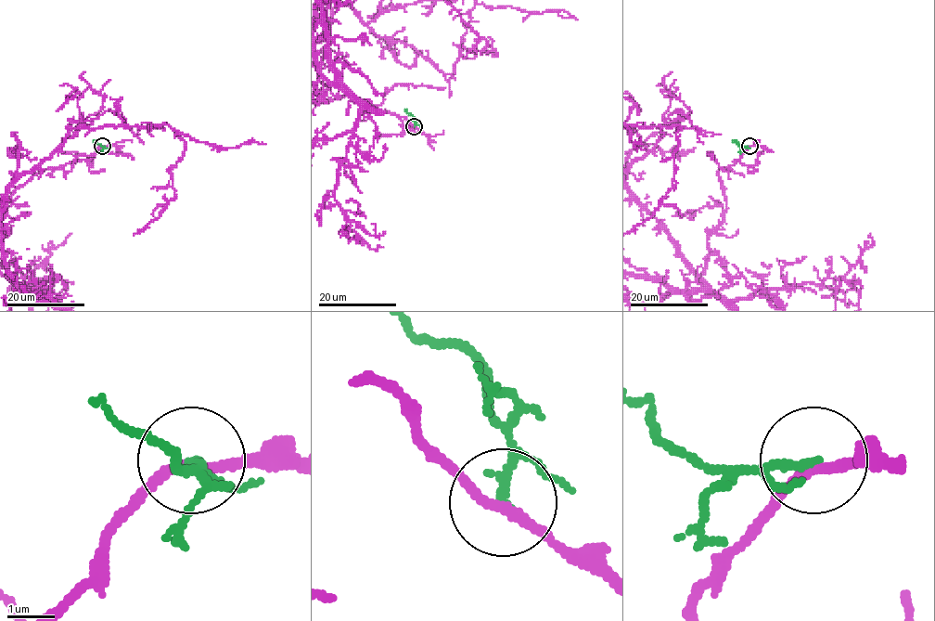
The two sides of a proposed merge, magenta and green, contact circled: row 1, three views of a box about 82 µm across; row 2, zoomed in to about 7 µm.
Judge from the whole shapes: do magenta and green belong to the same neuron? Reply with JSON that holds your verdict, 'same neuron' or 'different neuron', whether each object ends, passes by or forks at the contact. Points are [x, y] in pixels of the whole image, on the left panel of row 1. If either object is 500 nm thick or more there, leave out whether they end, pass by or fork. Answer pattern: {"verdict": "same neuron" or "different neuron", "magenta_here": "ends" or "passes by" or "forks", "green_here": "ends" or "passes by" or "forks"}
{"verdict": "different neuron", "magenta_here": "passes by", "green_here": "passes by"}

